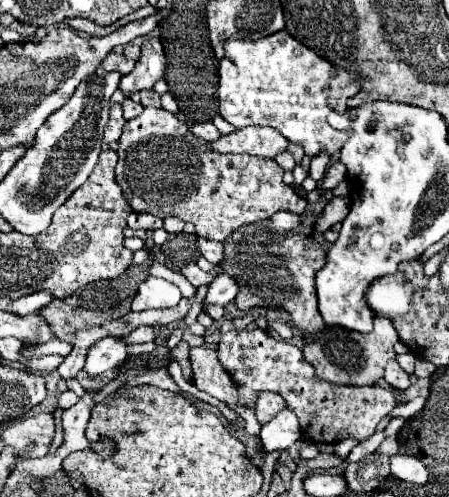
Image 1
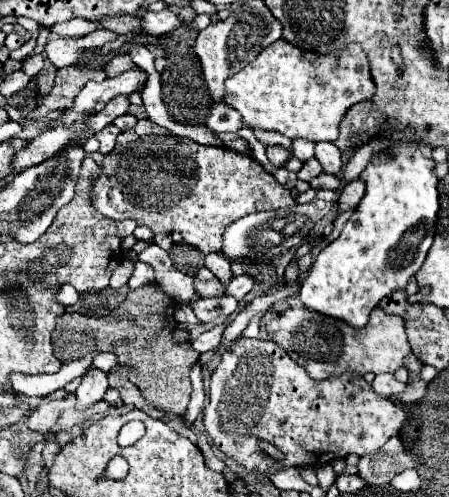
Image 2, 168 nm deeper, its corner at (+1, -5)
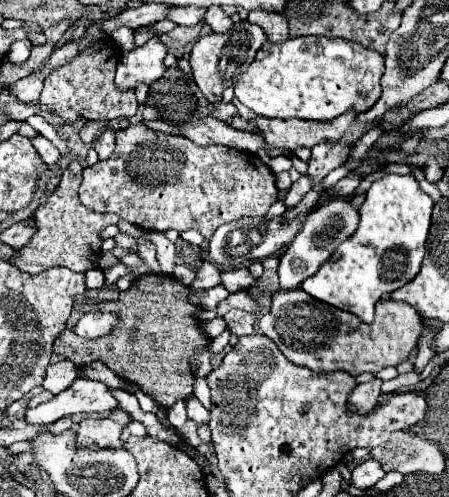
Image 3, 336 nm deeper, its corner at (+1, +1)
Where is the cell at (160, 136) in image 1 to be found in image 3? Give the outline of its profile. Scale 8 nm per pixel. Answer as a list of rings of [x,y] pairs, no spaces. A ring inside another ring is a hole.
[[[141,122],[117,132],[113,156],[109,160],[97,162],[95,166],[87,166],[83,170],[83,184],[79,188],[81,204],[95,212],[113,212],[143,230],[165,232],[175,228],[185,232],[193,228],[199,230],[205,240],[209,240],[213,232],[225,222],[233,222],[245,216],[265,216],[277,198],[279,190],[275,186],[275,176],[257,154],[239,152],[227,146],[203,148],[181,136],[153,132]]]

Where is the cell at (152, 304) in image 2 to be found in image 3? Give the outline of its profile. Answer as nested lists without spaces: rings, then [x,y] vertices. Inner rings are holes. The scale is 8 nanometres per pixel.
[[[149,274],[139,278],[131,284],[129,290],[119,294],[121,298],[93,306],[93,310],[115,312],[119,316],[115,330],[109,336],[97,340],[85,340],[73,332],[75,322],[87,310],[87,306],[77,304],[67,322],[67,330],[59,334],[53,344],[51,364],[71,360],[77,368],[83,368],[91,362],[103,362],[117,376],[137,384],[165,408],[173,406],[177,400],[185,400],[193,394],[195,382],[191,372],[191,356],[197,348],[211,344],[211,338],[201,332],[197,318],[201,312],[205,312],[205,308],[191,304],[189,294],[191,290],[185,284],[179,284],[179,280],[173,276]]]

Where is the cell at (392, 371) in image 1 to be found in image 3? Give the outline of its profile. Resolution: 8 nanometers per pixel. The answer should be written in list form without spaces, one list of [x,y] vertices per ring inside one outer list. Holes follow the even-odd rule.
[[[371,380],[367,384],[359,384],[353,388],[347,404],[349,404],[349,410],[355,412],[355,414],[365,414],[365,412],[371,412],[373,406],[377,406],[377,398],[381,394],[381,380]]]

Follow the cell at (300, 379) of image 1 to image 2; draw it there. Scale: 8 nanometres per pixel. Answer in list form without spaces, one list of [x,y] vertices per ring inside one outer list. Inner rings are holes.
[[[241,336],[221,354],[221,362],[211,374],[209,382],[211,404],[205,406],[205,430],[219,450],[235,458],[257,478],[261,474],[269,476],[269,466],[259,454],[259,446],[255,442],[257,438],[265,438],[275,448],[279,448],[285,454],[285,460],[279,462],[285,466],[319,468],[323,464],[329,464],[331,460],[345,458],[349,454],[357,456],[373,454],[401,430],[407,414],[391,398],[381,398],[381,394],[373,394],[371,384],[361,380],[363,380],[361,376],[353,374],[341,374],[327,380],[309,378],[307,370],[299,366],[295,360],[291,360],[289,354],[281,350],[273,340]]]

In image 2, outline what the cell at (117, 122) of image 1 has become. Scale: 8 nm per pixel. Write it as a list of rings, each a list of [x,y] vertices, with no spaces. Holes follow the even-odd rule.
[[[109,124],[109,126],[105,126],[105,130],[101,130],[101,134],[95,134],[95,138],[99,140],[99,144],[101,144],[101,152],[103,154],[109,154],[111,150],[113,150],[113,146],[115,146],[115,138],[117,138],[117,134],[119,134],[121,130],[115,126],[115,124]]]

